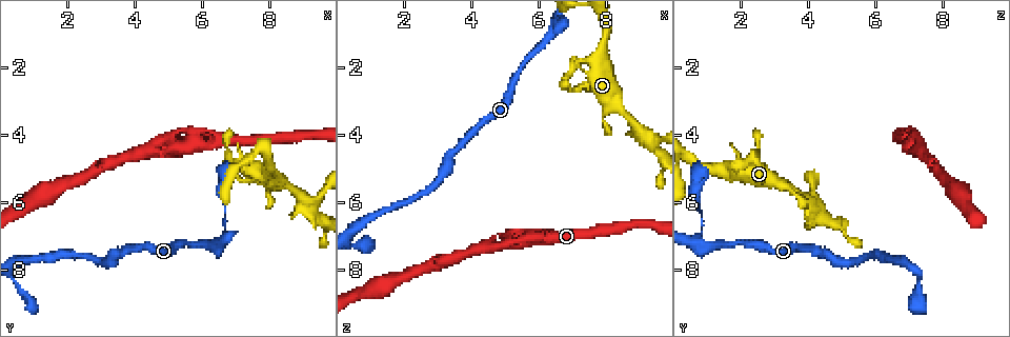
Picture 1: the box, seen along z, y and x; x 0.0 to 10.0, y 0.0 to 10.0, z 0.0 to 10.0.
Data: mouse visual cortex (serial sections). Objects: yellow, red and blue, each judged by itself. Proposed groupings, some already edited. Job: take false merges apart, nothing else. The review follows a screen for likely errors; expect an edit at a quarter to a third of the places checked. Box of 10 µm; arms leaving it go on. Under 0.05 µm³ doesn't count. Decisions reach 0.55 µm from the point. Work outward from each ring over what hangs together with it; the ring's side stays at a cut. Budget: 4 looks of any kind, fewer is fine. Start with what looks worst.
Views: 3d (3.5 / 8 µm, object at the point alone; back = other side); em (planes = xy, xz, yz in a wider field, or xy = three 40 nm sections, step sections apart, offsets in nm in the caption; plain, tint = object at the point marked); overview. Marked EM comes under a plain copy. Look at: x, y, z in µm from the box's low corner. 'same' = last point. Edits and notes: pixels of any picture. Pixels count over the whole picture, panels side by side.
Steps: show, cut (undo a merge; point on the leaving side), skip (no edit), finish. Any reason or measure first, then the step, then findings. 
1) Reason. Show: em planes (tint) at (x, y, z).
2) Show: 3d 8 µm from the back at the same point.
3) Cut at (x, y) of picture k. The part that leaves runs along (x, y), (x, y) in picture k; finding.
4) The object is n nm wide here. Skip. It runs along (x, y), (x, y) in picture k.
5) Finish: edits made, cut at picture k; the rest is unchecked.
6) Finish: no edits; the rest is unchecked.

Two arms in line, one across. Show: 3d 3.5 µm at (9.10, 6.05, 4.10).

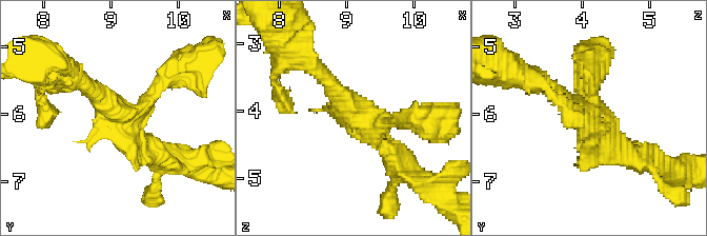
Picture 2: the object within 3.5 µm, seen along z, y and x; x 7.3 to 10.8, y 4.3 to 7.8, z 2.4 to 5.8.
Show: em xy step 3 (tint) at (9.15, 6.05, 4.10).

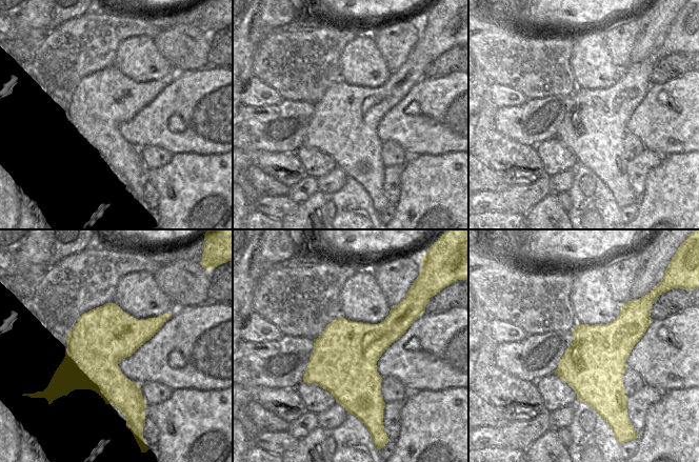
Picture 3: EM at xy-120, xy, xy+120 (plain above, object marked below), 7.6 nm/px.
The object is 500 nm wide here. Skip. It runs along (321, 72), (359, 123), (398, 160) in picture 2; all the same cell.

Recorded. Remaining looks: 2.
Three-way junction. Show: em xy step 5 (tint) at (6.60, 7.15, 0.75).

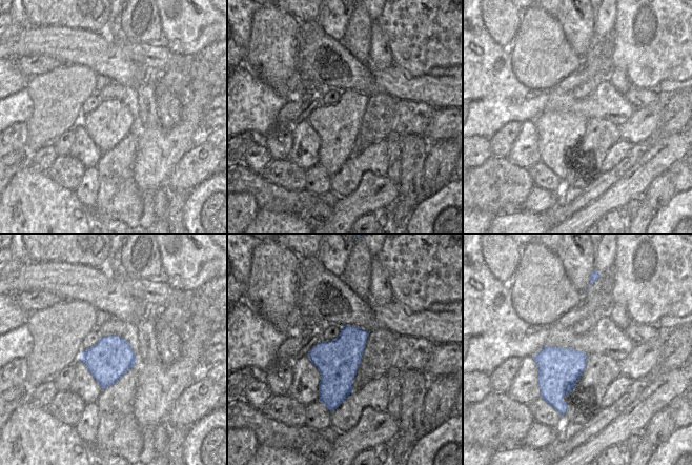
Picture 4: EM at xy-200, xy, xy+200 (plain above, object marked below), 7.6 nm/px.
See where the arms go. Show: 3d 3.5 µm at the same point.

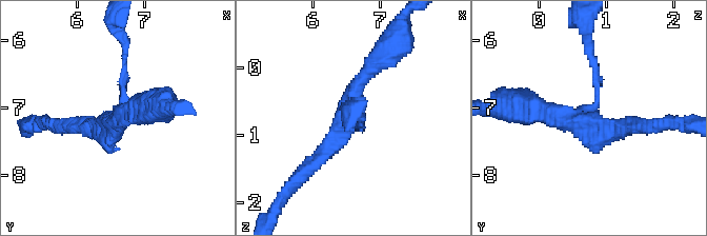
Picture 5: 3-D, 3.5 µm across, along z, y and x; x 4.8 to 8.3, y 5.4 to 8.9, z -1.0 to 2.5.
The arms are 100, 250, 250 nm wide. Skip. It runs along (72, 125), (121, 113), (124, 48) in picture 5; continuous, no second cell.

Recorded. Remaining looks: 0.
Finish: no edits; the rest is unchecked.

